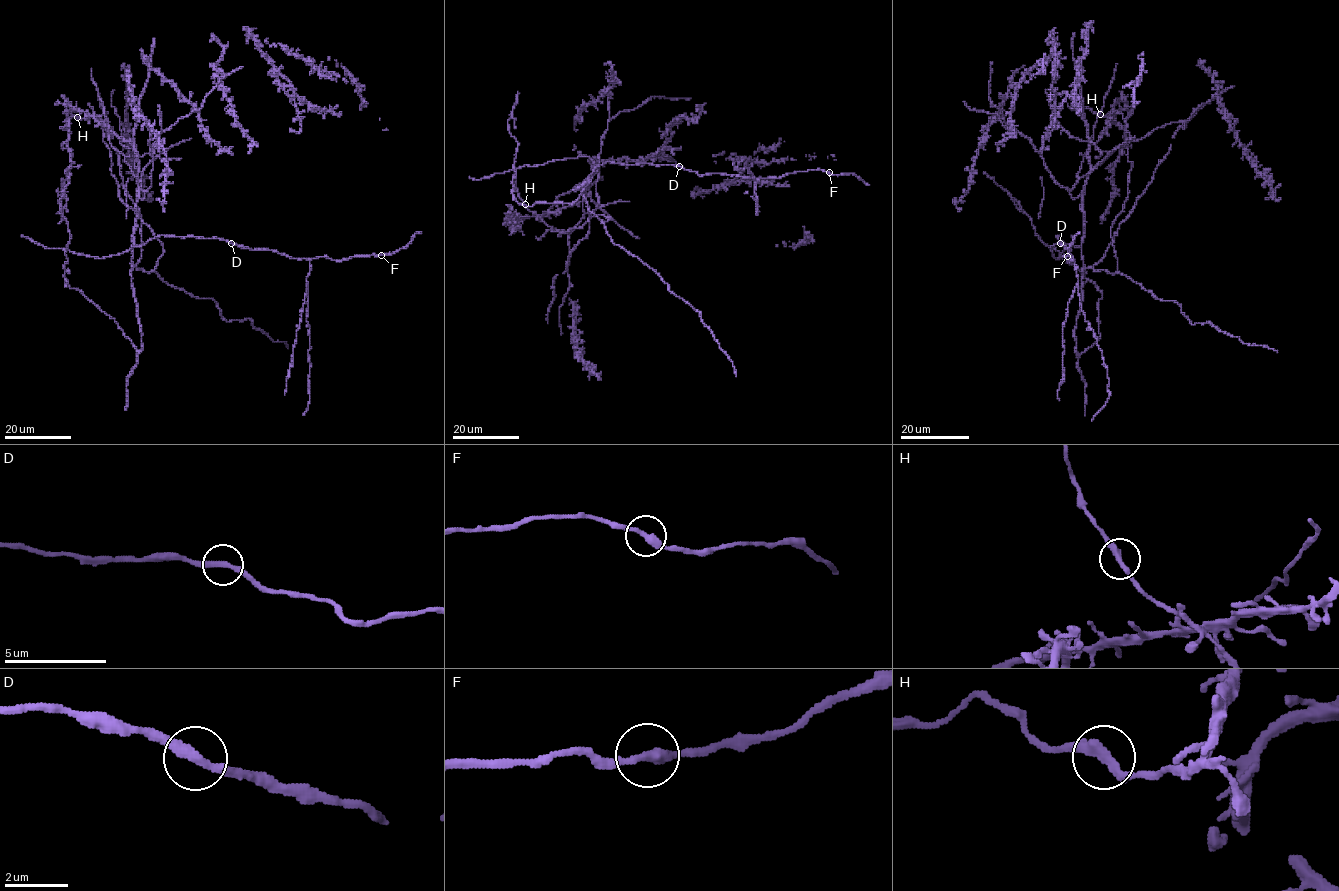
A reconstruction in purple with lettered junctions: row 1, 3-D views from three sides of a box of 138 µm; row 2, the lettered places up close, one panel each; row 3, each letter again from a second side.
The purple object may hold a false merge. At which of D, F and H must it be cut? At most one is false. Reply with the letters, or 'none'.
none

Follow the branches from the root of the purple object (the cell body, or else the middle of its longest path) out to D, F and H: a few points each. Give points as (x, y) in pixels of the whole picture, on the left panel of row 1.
D: (152, 161), (152, 184), (137, 202), (133, 245), (159, 235), (217, 238), (231, 243)
F: (152, 161), (152, 184), (137, 202), (134, 246), (172, 235), (223, 239), (295, 259), (381, 254)
H: (152, 161), (152, 184), (142, 199), (134, 166), (135, 152), (125, 147), (113, 129), (99, 117), (77, 117)

